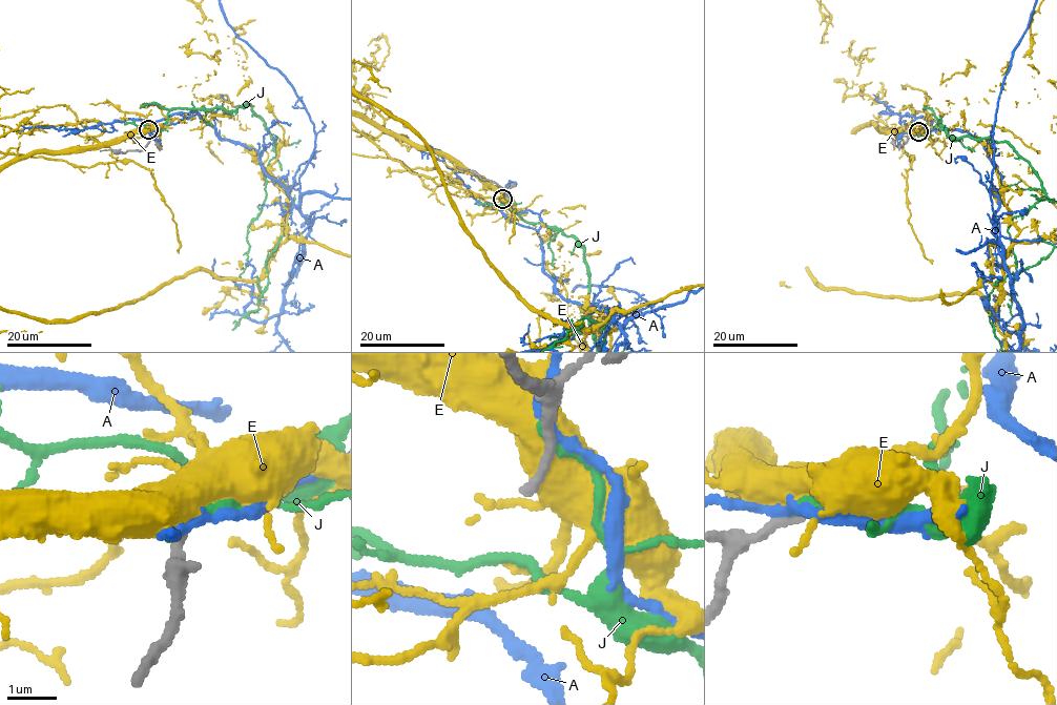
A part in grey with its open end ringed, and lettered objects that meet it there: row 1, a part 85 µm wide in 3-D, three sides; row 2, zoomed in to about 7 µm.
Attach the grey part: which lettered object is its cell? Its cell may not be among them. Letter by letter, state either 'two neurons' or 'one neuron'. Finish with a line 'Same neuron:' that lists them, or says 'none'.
A: two neurons
E: two neurons
J: two neurons
Same neuron: none

